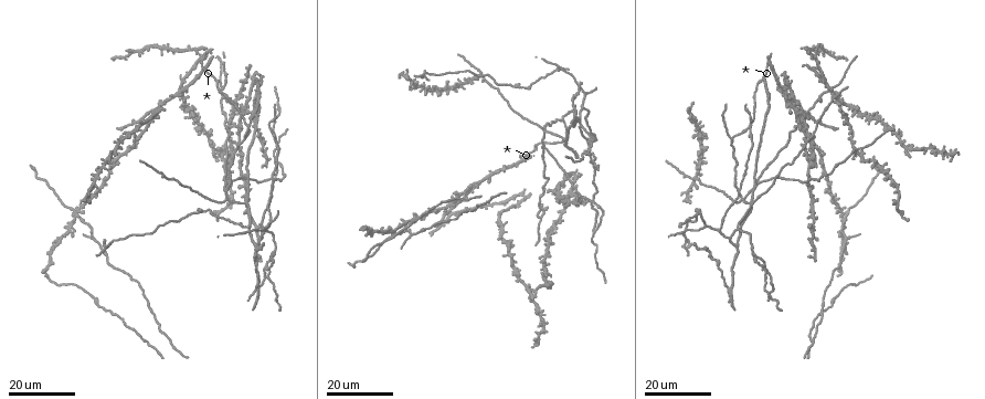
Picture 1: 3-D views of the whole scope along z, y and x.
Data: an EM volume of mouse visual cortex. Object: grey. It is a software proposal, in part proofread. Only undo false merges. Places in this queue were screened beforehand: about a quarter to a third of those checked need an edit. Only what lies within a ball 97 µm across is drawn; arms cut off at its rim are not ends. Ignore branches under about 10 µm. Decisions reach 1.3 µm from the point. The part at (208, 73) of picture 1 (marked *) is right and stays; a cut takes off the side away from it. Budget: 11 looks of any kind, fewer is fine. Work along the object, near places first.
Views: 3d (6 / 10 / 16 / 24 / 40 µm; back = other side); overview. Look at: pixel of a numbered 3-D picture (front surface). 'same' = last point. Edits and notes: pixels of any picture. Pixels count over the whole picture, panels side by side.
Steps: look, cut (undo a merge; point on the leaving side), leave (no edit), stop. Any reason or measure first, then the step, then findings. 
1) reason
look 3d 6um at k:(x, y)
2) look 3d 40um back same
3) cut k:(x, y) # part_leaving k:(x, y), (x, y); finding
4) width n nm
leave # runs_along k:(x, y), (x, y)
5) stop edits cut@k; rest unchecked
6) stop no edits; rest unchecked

four arms meet
look 3d 24um at 1:(544, 133)

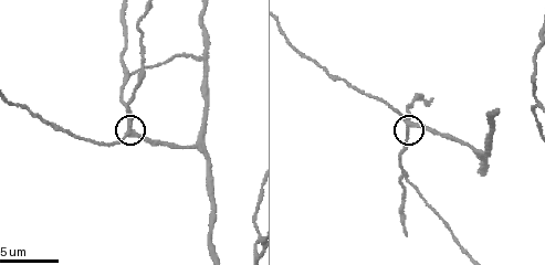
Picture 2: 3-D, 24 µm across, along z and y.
closer look
look 3d 10um at 2:(411, 124)

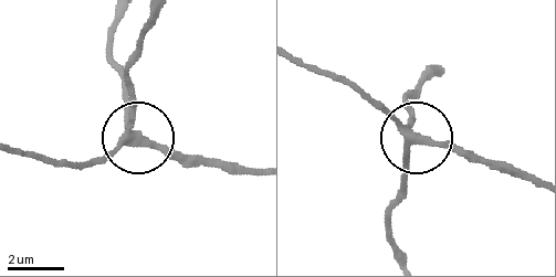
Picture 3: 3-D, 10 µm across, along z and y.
other side
look 3d 10um back at 3:(409, 140)

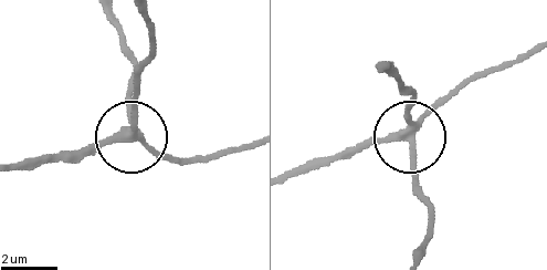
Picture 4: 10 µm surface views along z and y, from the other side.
side_arm 108 um
leave # runs_along 4:(382, 69), (416, 103), (409, 131), (347, 145); one cell here

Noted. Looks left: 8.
three-way junction
look 3d 24um at 1:(739, 228)

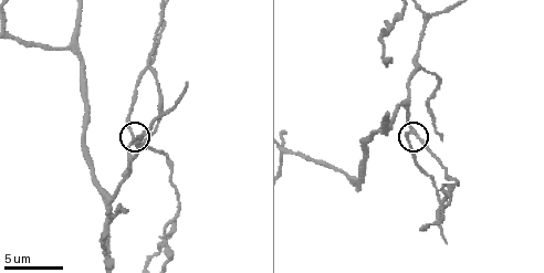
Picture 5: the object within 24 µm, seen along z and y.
look 3d 6um at 5:(133, 134)

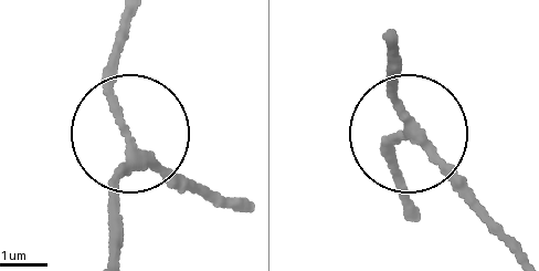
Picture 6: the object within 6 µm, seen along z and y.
side_arm 37 um
leave # runs_along 6:(387, 47), (407, 137), (471, 200); one cell here

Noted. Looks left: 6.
three arms meet
look 3d 10um at 5:(76, 48)

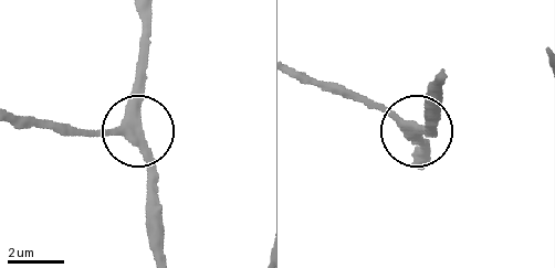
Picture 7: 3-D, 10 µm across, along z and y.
arms 3
leave # runs_along 7:(20, 116), (92, 132), (127, 132), (134, 126), (134, 64); all the same cell

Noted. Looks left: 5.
three-way junction
look 3d 16um at 5:(392, 123)

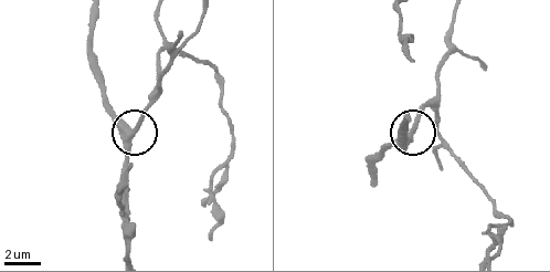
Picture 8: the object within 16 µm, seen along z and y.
zoom in
look 3d 6um at 8:(411, 131)

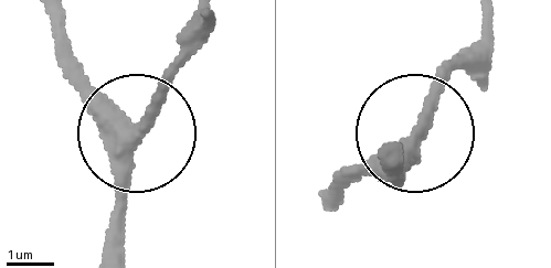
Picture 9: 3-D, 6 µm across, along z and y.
arms 3
leave # runs_along 9:(53, 20), (65, 67), (124, 139), (120, 242); one cell here

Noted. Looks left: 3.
a fork
look 3d 6um at 5:(421, 68)

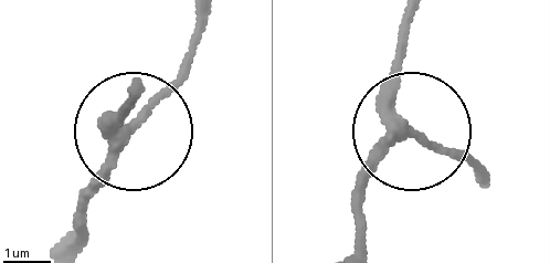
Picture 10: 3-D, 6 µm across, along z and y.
look 3d 6um back at 10:(128, 132)

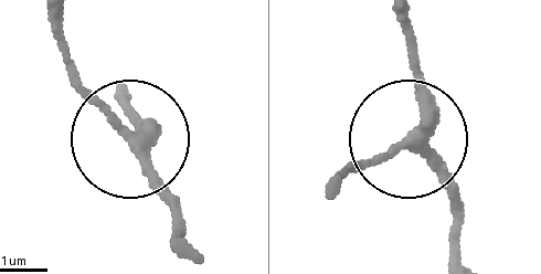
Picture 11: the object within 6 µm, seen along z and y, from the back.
arms 3
leave # all the same cell

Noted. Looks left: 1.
stop no edits; rest unchecked

